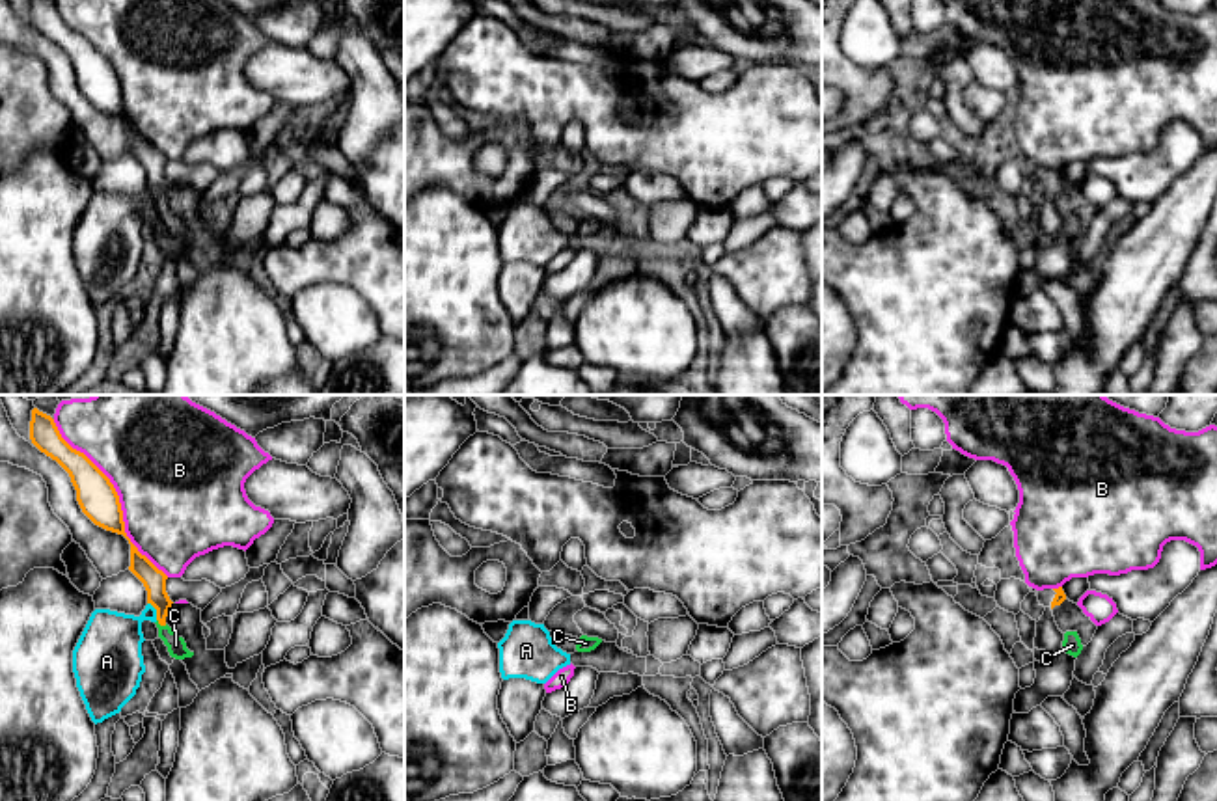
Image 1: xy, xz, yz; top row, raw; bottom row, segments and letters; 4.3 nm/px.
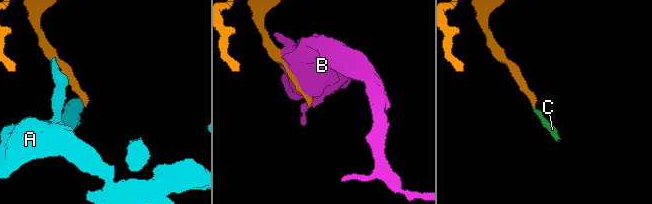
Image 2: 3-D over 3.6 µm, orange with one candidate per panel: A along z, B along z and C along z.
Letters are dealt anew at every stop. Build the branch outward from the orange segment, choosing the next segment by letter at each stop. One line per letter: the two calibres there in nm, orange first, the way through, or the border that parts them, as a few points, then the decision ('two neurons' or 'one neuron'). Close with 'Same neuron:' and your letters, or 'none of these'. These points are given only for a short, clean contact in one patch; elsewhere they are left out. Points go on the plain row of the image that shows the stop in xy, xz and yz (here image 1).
A: 100 nm thick on the orange side, 280 nm on the other; border along xy (148, 185), (155, 192), (157, 202); two neurons
B: 170 nm thick on the orange side, 500 nm on the other; two neurons
C: 100 nm thick on the orange side, 80 nm on the other; runs through xy (153, 162), (161, 185), (161, 207), (176, 228); one neuron
Same neuron: C

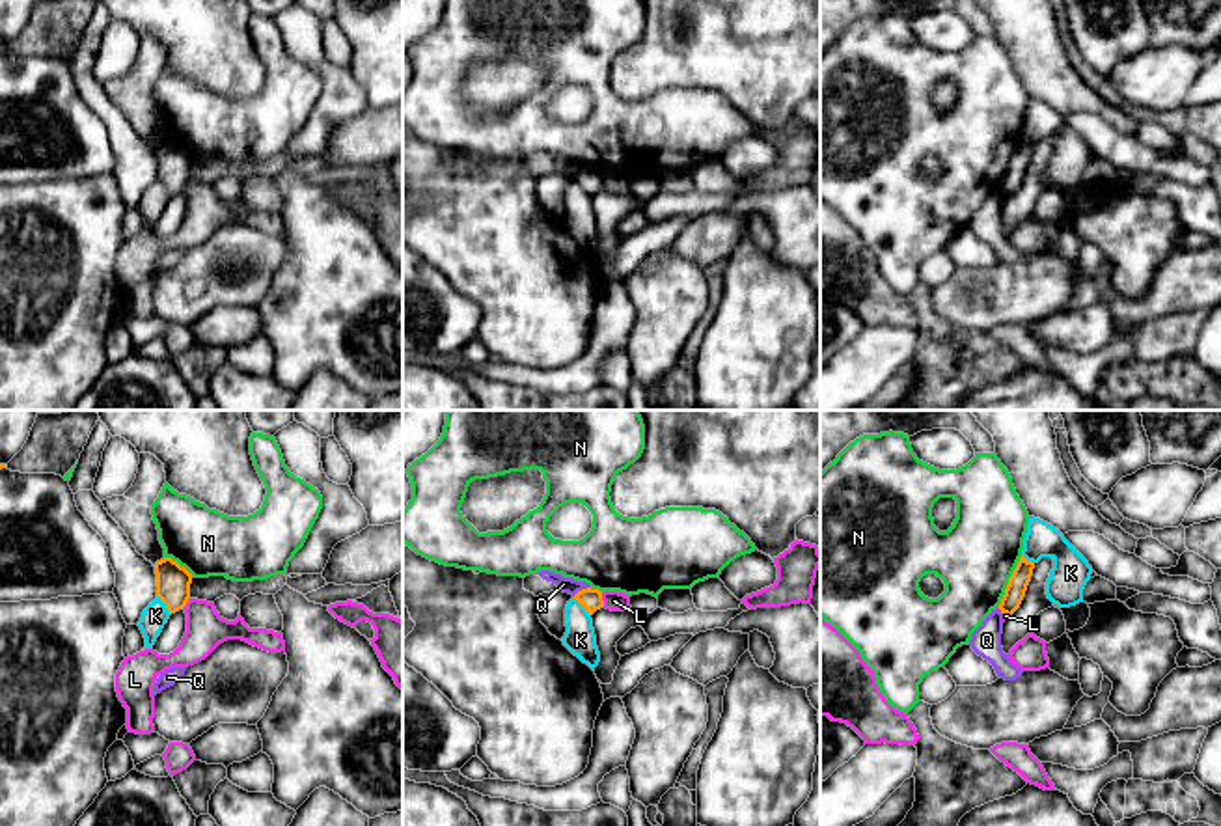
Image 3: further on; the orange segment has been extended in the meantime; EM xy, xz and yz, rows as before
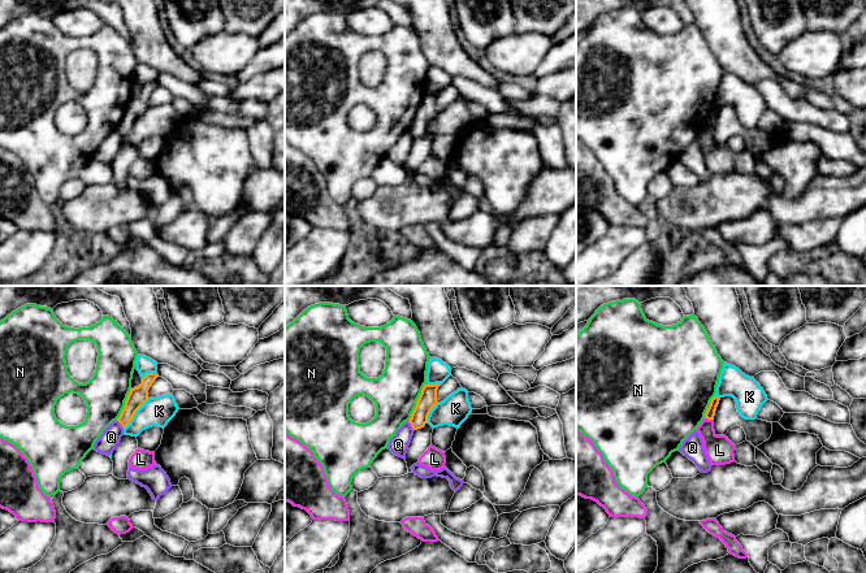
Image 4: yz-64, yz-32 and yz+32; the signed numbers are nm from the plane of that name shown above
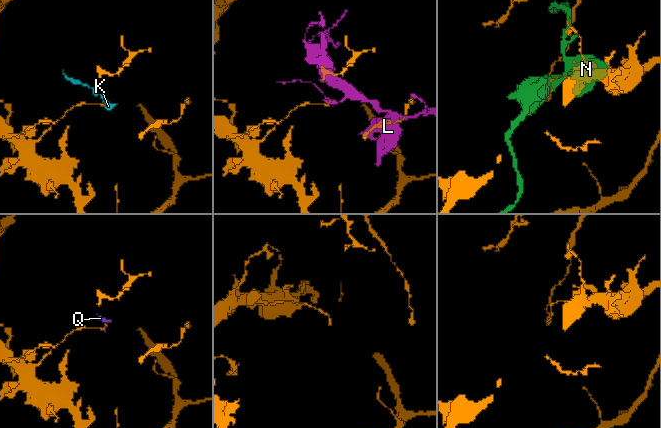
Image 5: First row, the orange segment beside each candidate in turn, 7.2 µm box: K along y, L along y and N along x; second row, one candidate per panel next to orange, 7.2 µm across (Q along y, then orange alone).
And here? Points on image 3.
K: 100 nm thick on the orange side, 140 nm on the other; border along xz (573, 179), (589, 198); two neurons
L: 100 nm thick on the orange side, 90 nm on the other; border along xz (601, 174), (604, 189); two neurons
N: 90 nm thick on the orange side, 340 nm on the other; two neurons
Q: 100 nm thick on the orange side, 70 nm on the other; border along xz (589, 168), (573, 178); two neurons
Same neuron: none of these

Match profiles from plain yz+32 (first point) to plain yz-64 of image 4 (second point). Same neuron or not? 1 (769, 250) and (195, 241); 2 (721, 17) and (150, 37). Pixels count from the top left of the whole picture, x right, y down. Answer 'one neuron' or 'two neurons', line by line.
1: two neurons
2: one neuron

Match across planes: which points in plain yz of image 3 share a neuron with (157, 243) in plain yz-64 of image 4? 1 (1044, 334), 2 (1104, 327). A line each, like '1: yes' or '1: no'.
1: no
2: no

